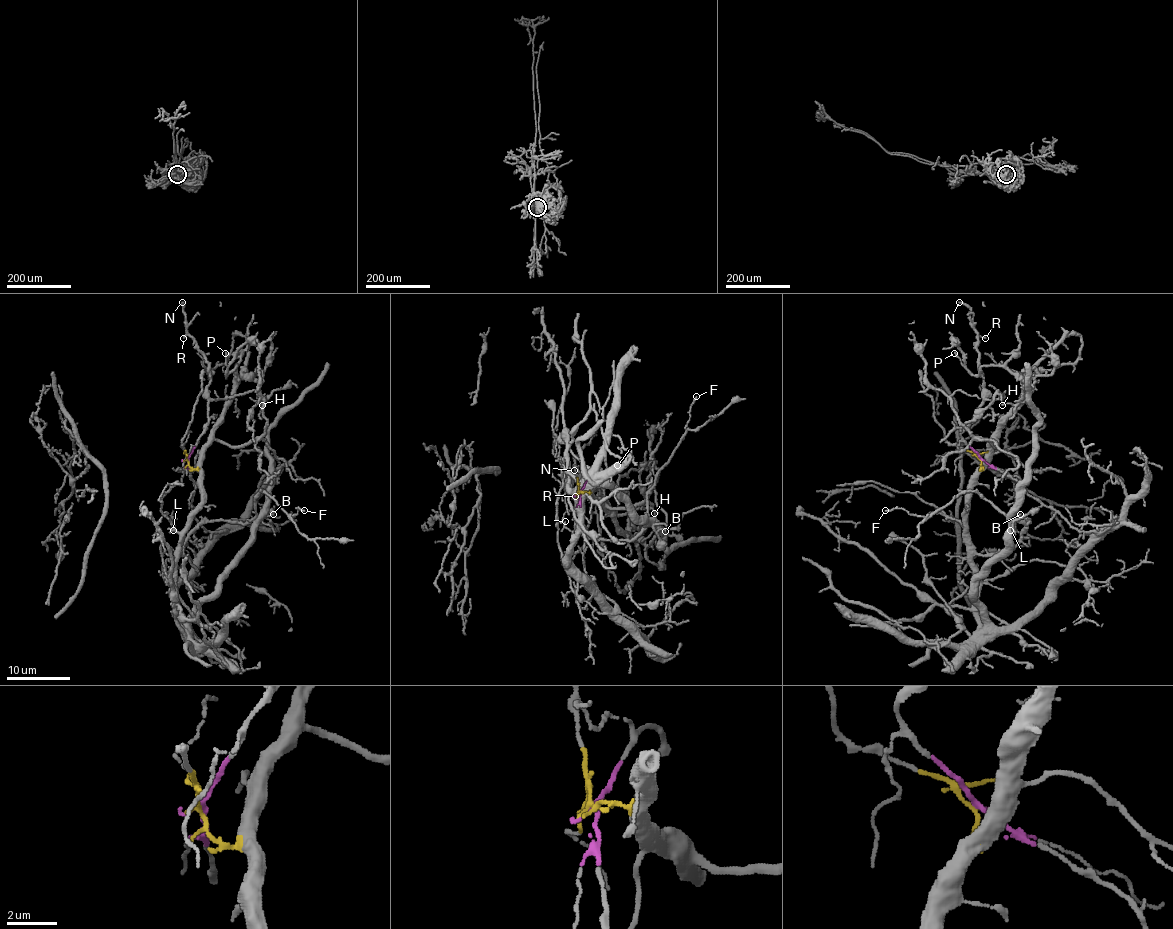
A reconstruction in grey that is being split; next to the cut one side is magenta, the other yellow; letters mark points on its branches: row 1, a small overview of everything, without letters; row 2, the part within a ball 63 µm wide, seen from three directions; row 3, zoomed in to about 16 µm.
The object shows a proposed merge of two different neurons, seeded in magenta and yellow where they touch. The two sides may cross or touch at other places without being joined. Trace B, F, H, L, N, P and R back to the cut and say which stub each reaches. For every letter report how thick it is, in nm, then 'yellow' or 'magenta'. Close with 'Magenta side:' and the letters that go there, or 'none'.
B: 100 nm | yellow
F: 170 nm | yellow
H: 90 nm | yellow
L: 80 nm | yellow
N: 200 nm | magenta
P: 120 nm | yellow
R: 110 nm | magenta
Magenta side: N, R

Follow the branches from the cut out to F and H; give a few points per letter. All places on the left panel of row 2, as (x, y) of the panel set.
F: (186, 459), (199, 472), (200, 507), (181, 555), (204, 523), (248, 523), (262, 491), (290, 516), (304, 510)
H: (186, 459), (191, 467), (197, 467), (210, 430), (242, 379), (253, 378), (264, 397), (262, 405)

